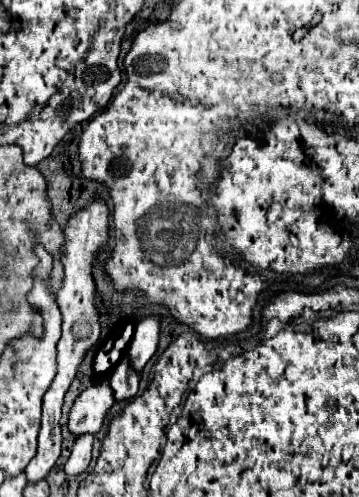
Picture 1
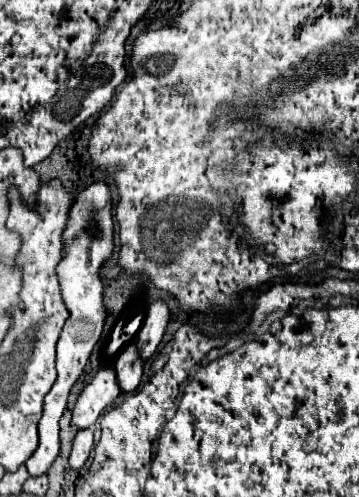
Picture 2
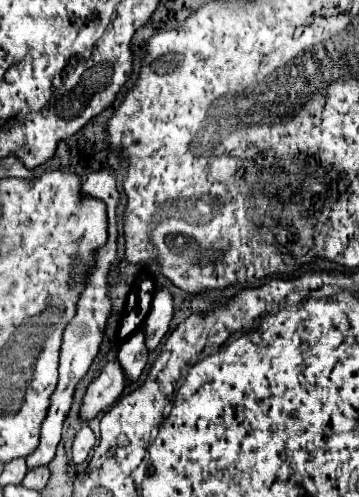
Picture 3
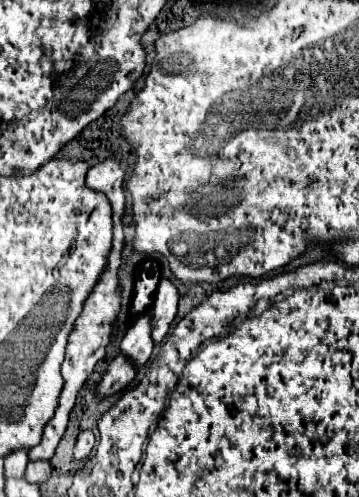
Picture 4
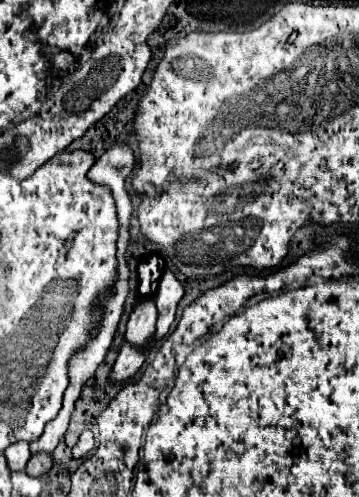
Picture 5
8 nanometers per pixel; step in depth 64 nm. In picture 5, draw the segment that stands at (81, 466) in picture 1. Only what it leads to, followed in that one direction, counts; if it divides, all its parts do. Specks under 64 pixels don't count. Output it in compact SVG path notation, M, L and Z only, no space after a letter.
M84 430L84 432L80 434L76 446L72 448L72 454L74 454L74 458L84 458L84 456L88 456L92 450L94 450L94 436L92 436L90 430Z

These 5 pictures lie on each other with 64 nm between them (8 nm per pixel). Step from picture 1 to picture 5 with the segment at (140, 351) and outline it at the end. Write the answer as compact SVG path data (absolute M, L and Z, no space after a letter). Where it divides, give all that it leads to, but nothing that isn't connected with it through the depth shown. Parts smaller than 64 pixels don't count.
M166 270L160 280L160 286L156 290L156 308L158 308L156 338L162 338L168 332L182 294L184 294L184 288L182 288L180 280L176 278L176 274L172 270Z

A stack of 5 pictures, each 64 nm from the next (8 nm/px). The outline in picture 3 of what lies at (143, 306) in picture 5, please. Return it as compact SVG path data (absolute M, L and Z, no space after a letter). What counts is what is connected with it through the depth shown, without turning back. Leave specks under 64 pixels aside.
M138 328L136 332L132 332L122 344L120 344L120 352L118 352L118 360L124 368L124 374L128 376L128 380L136 380L140 376L140 372L144 370L146 362L148 362L148 346L144 340L144 330Z

